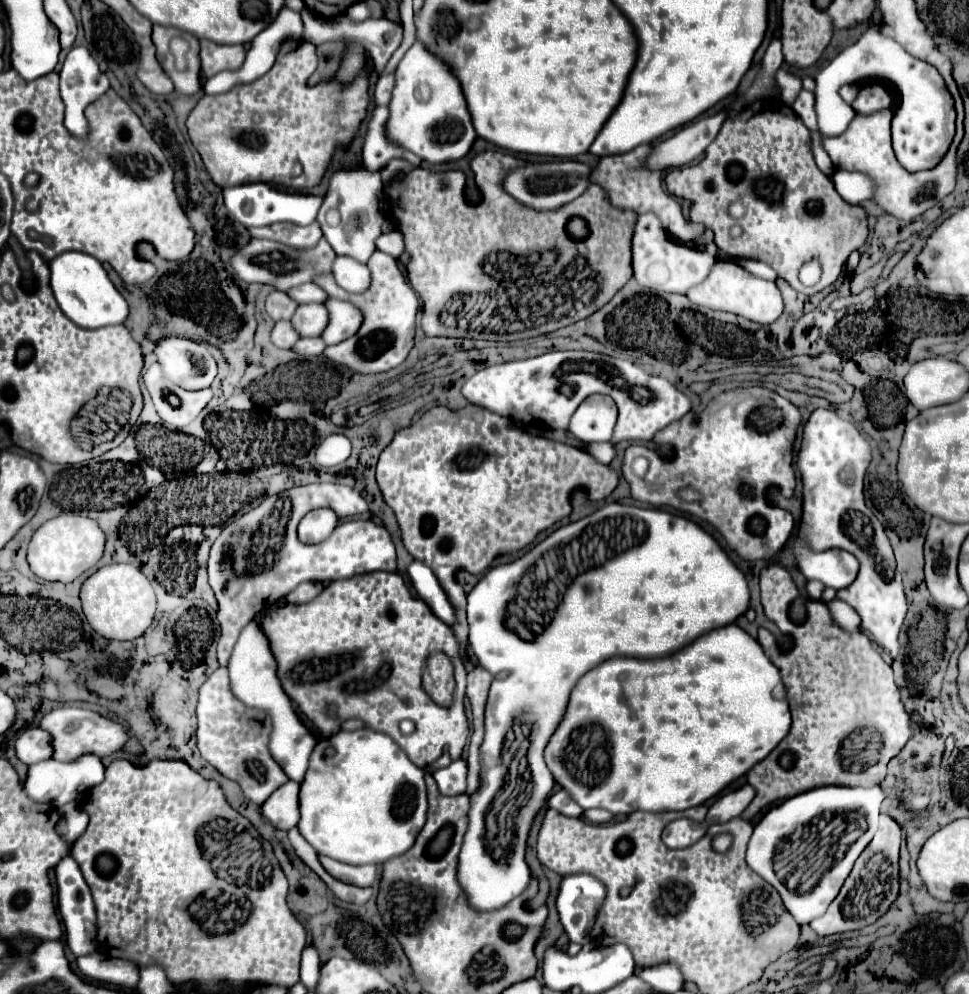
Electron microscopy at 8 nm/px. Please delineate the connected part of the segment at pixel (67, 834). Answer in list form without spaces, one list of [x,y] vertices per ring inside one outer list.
[[[67,804],[65,808],[61,808],[61,818],[57,822],[57,834],[61,834],[61,838],[65,838],[67,844],[73,844],[75,838],[85,832],[89,822],[89,816],[77,806],[77,804]]]

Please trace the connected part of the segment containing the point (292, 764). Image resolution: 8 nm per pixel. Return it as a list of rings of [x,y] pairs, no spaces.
[[[249,622],[243,630],[241,636],[233,648],[229,660],[229,678],[231,692],[237,696],[241,702],[245,702],[249,708],[263,710],[271,716],[273,730],[269,734],[269,752],[273,754],[273,760],[285,770],[289,780],[301,782],[309,764],[309,754],[313,752],[313,746],[317,744],[317,738],[305,728],[305,724],[299,720],[297,712],[293,710],[291,700],[283,692],[279,678],[275,674],[277,664],[275,658],[269,650],[269,642],[265,634],[259,628],[259,622]]]

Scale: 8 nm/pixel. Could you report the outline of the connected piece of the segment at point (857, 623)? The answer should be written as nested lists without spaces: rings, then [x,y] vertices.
[[[839,598],[827,602],[827,608],[831,612],[833,622],[837,622],[837,626],[841,626],[841,630],[845,630],[845,632],[861,630],[861,618],[857,618],[857,612],[853,608],[845,606],[845,602],[839,602]]]

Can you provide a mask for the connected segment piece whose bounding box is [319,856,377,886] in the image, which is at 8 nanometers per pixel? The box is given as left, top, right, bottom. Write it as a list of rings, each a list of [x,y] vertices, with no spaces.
[[[319,856],[321,866],[325,866],[325,870],[345,882],[345,884],[353,884],[353,886],[371,886],[373,880],[377,878],[377,866],[351,866],[351,864],[343,864],[339,860],[327,858],[327,856]]]

